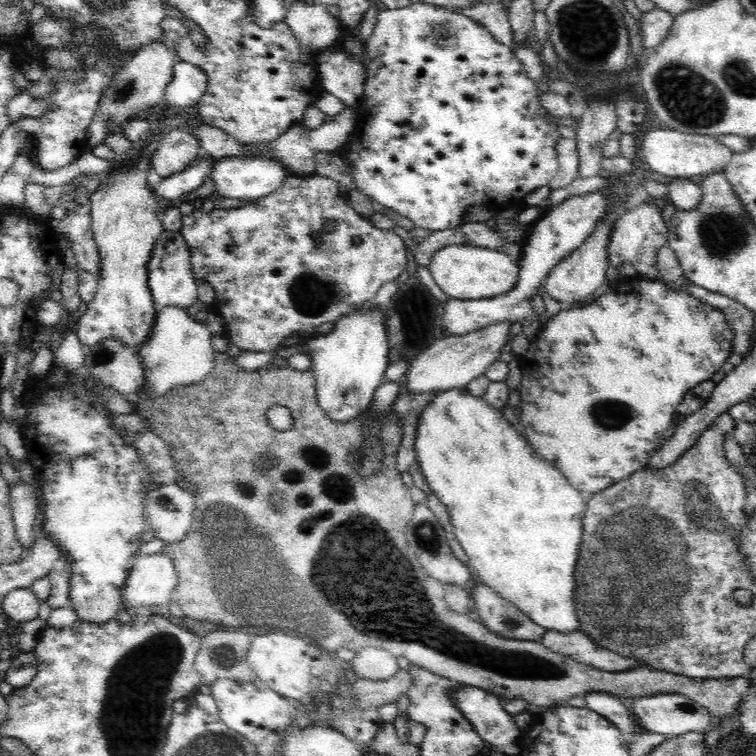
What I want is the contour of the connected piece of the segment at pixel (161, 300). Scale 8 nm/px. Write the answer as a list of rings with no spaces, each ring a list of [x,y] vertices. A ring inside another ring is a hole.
[[[164,230],[156,239],[150,260],[148,261],[148,287],[152,295],[155,310],[165,306],[180,306],[188,308],[197,299],[196,279],[192,271],[189,248],[179,232]]]

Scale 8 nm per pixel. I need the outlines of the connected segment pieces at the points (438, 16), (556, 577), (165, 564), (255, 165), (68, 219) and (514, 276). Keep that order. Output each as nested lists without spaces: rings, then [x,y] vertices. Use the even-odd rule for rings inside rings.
[[[414,2],[409,5],[403,6],[402,8],[395,8],[394,10],[388,10],[386,8],[380,9],[379,14],[377,15],[377,22],[372,31],[372,35],[369,36],[365,43],[363,44],[363,65],[366,71],[365,81],[364,81],[364,92],[362,100],[359,102],[357,106],[357,116],[356,116],[356,132],[354,132],[350,142],[348,142],[344,148],[340,150],[340,154],[342,156],[347,157],[352,165],[351,174],[349,176],[356,182],[356,186],[358,190],[362,191],[364,195],[368,196],[370,200],[372,200],[377,208],[388,208],[392,211],[402,215],[414,222],[415,226],[418,228],[424,228],[430,231],[438,231],[438,230],[446,230],[448,228],[458,228],[458,226],[463,222],[462,218],[467,212],[468,208],[475,206],[484,206],[489,210],[493,210],[496,212],[501,208],[506,208],[507,206],[518,206],[523,205],[525,198],[530,194],[530,192],[534,192],[537,188],[541,186],[549,186],[550,182],[556,176],[559,170],[559,159],[557,154],[557,141],[561,137],[559,132],[558,120],[556,120],[556,116],[552,114],[548,114],[548,111],[540,105],[540,94],[541,90],[536,87],[536,83],[534,83],[534,79],[529,74],[527,70],[522,66],[522,61],[516,58],[514,55],[514,50],[511,47],[507,47],[506,45],[496,41],[494,37],[492,37],[492,33],[482,25],[482,23],[478,21],[474,21],[474,19],[470,19],[470,17],[464,15],[464,13],[458,13],[458,11],[448,11],[446,7],[442,7],[435,4],[430,4],[426,2]]]
[[[466,387],[440,390],[438,396],[432,398],[432,402],[424,408],[424,412],[422,412],[418,422],[414,449],[416,449],[416,462],[420,466],[422,473],[424,473],[426,481],[430,485],[430,490],[440,497],[440,501],[446,505],[448,513],[450,513],[450,521],[454,525],[455,545],[464,549],[469,560],[469,566],[472,571],[477,572],[479,580],[493,588],[494,592],[497,592],[502,598],[515,604],[528,618],[532,618],[532,621],[538,627],[562,634],[581,631],[581,623],[577,616],[576,603],[574,603],[573,599],[577,585],[574,582],[574,572],[576,570],[576,562],[578,562],[578,554],[583,537],[583,518],[587,507],[587,502],[584,502],[580,490],[570,486],[569,480],[562,472],[556,472],[558,469],[551,463],[546,462],[530,446],[526,437],[520,432],[519,426],[512,425],[504,418],[500,410],[496,410],[487,404],[483,396],[474,397]]]
[[[138,554],[124,586],[124,608],[170,604],[177,582],[176,566],[168,555]]]
[[[225,156],[225,158],[216,160],[210,178],[215,183],[214,192],[217,192],[221,199],[251,199],[252,201],[257,201],[273,194],[272,192],[276,192],[290,174],[278,162],[253,159],[252,157]]]
[[[75,211],[67,212],[62,220],[49,220],[54,232],[62,234],[69,241],[78,268],[99,277],[102,257],[91,229],[90,215],[83,216]]]
[[[450,244],[432,254],[429,271],[432,273],[436,285],[448,297],[472,300],[502,296],[504,292],[512,290],[518,283],[520,268],[518,261],[504,251],[466,244]]]

